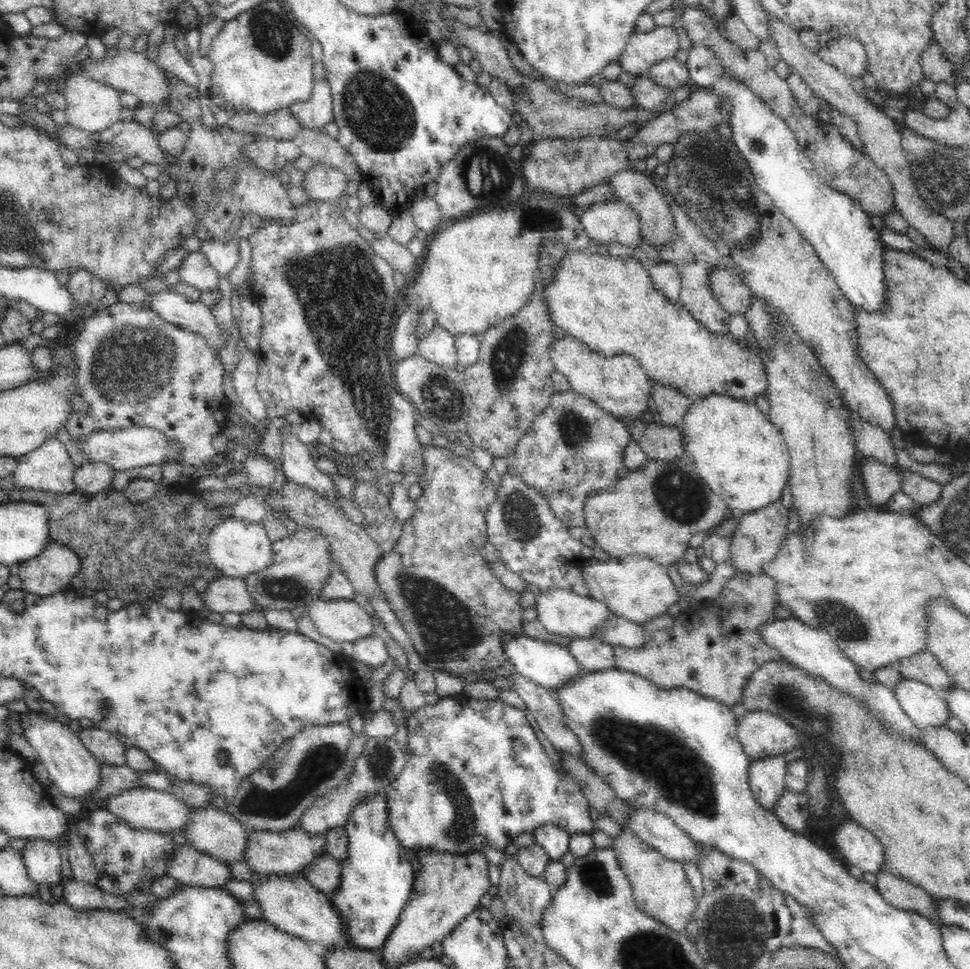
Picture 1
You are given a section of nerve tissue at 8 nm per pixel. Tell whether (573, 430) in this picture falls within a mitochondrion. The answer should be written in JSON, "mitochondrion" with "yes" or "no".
{"mitochondrion":"yes"}

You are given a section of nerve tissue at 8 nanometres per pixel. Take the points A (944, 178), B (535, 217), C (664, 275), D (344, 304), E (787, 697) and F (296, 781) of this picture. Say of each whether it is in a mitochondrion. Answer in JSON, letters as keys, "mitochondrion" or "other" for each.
{"A":"mitochondrion","B":"mitochondrion","C":"other","D":"mitochondrion","E":"mitochondrion","F":"mitochondrion"}

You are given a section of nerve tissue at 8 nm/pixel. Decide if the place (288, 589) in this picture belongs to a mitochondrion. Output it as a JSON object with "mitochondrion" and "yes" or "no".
{"mitochondrion":"yes"}

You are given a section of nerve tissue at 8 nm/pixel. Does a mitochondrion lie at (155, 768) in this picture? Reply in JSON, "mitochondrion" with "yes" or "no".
{"mitochondrion":"no"}

